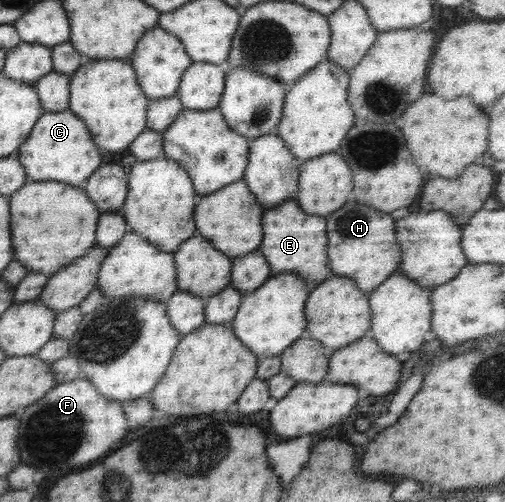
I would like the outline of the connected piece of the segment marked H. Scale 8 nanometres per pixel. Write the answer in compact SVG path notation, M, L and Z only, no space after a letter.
M349 197L337 211L332 211L326 216L326 227L329 239L327 245L329 267L336 276L352 279L361 291L370 293L397 272L402 260L400 245L395 239L395 221L387 213L377 211Z

